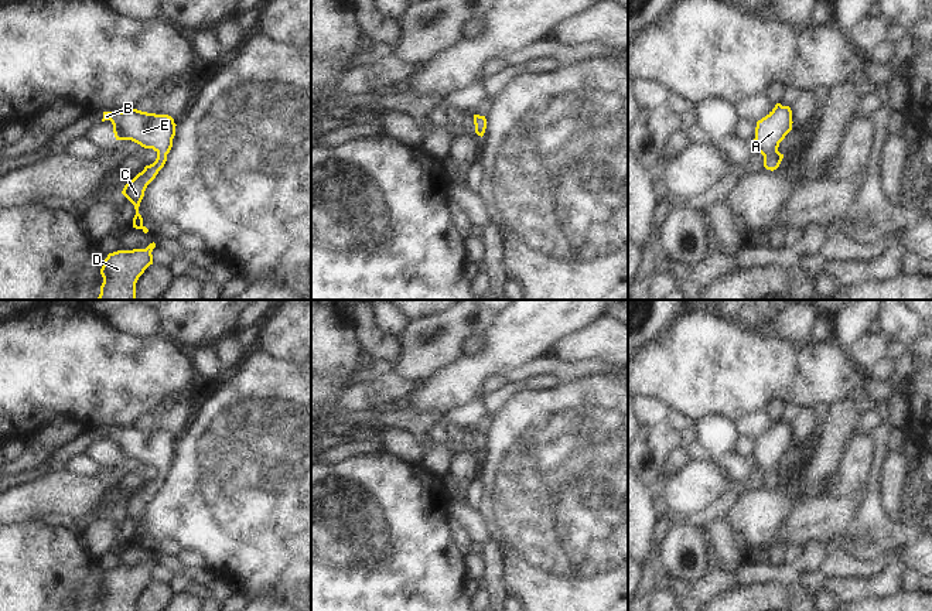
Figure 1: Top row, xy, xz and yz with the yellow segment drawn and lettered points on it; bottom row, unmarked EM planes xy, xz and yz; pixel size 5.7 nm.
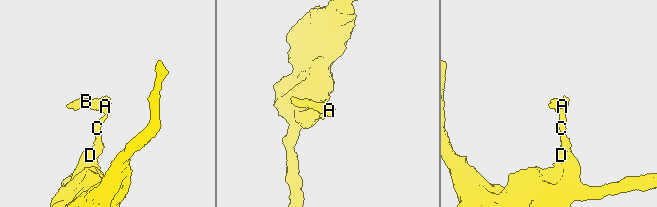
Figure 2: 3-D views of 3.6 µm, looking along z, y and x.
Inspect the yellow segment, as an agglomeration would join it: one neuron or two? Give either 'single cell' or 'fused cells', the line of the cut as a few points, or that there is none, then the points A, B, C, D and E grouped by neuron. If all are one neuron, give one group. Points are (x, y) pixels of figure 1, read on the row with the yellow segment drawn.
single cell; no cut; A B C D E

